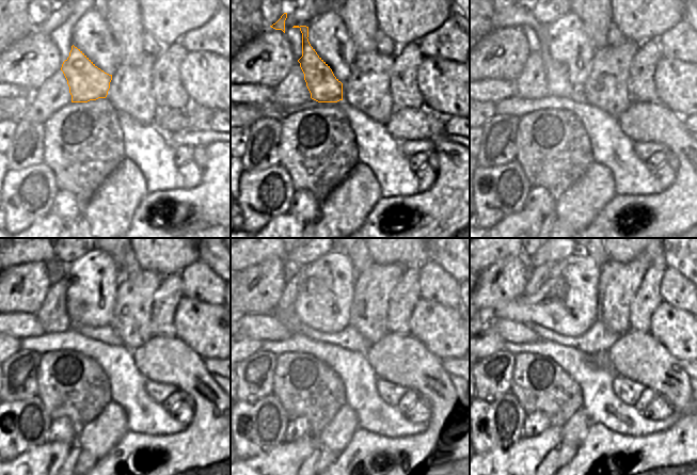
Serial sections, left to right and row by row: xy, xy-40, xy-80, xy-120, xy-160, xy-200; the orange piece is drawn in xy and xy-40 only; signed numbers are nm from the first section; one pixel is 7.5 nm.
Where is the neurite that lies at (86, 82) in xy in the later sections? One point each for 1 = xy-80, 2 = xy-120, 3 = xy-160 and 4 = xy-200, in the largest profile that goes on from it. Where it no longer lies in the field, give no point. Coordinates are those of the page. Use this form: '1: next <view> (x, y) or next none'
1: next xy-80 (556, 74)
2: next xy-120 (13, 259)
3: next xy-160 (252, 259)
4: next xy-200 (491, 259)

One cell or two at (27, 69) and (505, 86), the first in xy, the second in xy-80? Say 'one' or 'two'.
two

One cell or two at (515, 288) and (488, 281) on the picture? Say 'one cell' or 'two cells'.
one cell

